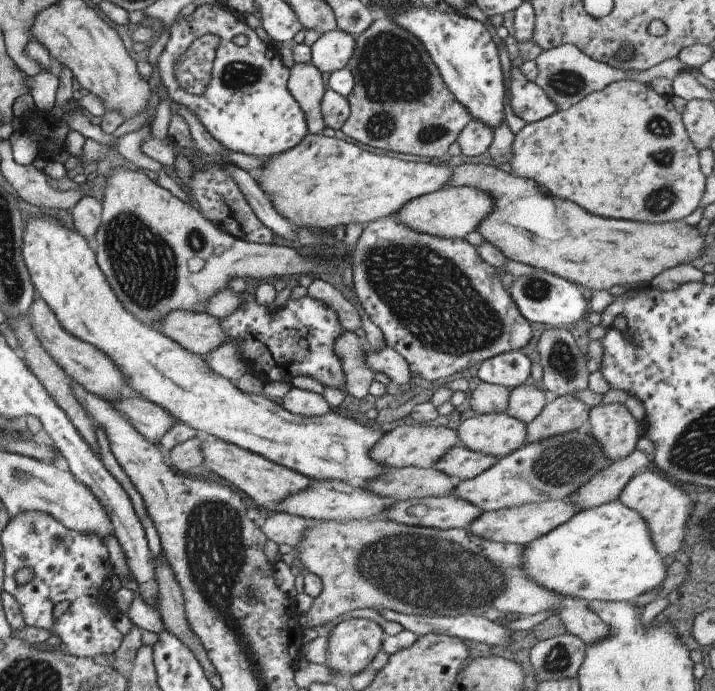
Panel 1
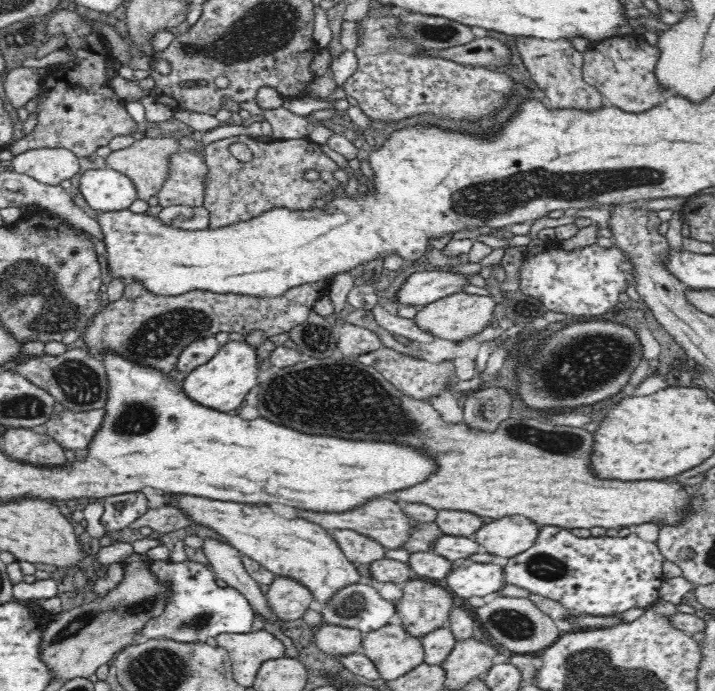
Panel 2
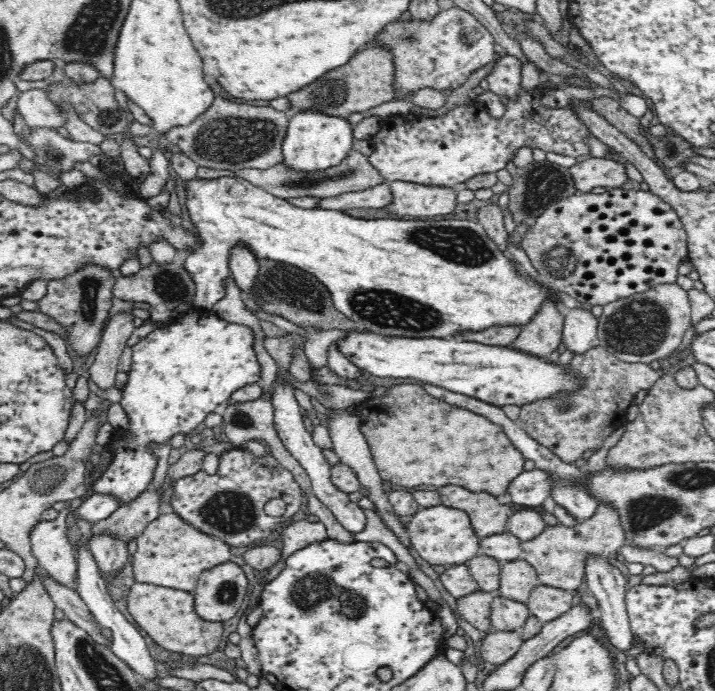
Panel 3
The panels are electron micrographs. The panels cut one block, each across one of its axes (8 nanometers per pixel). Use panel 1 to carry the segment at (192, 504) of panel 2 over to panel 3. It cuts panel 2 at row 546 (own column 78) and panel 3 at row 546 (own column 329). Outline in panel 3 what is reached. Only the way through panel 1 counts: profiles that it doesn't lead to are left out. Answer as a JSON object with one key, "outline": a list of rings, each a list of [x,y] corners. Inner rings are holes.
{"outline":[[[442,504],[420,508],[408,519],[407,532],[412,548],[415,548],[431,565],[451,567],[466,564],[467,560],[481,554],[480,537],[476,534],[468,513],[460,508]]]}

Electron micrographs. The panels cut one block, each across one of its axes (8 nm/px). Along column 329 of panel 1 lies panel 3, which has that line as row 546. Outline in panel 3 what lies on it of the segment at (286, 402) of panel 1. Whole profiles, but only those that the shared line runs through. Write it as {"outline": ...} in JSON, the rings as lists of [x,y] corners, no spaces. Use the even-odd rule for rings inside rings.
{"outline":[[[346,410],[335,411],[338,411],[341,415],[336,415],[329,421],[330,425],[328,430],[333,443],[333,451],[338,455],[340,461],[350,465],[350,467],[354,469],[354,472],[356,472],[360,479],[360,484],[368,488],[368,497],[377,504],[378,509],[376,510],[376,513],[382,515],[382,519],[384,519],[386,526],[390,527],[390,530],[394,531],[394,533],[402,539],[402,543],[409,548],[411,546],[411,543],[409,542],[409,533],[402,525],[400,525],[400,523],[398,523],[398,519],[396,519],[398,514],[395,514],[394,512],[390,515],[390,513],[388,513],[389,510],[393,511],[393,508],[391,508],[391,504],[388,502],[387,492],[384,491],[382,483],[380,483],[381,478],[376,470],[377,466],[375,465],[369,444],[360,430],[359,425],[361,424],[361,421],[358,416],[351,417],[348,415]]]}

